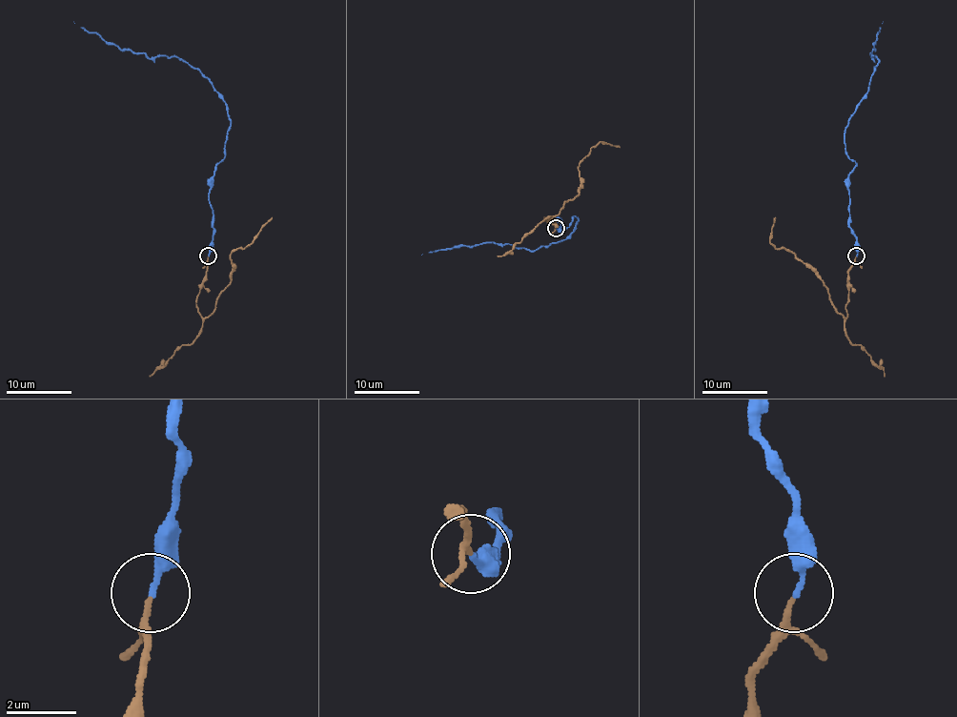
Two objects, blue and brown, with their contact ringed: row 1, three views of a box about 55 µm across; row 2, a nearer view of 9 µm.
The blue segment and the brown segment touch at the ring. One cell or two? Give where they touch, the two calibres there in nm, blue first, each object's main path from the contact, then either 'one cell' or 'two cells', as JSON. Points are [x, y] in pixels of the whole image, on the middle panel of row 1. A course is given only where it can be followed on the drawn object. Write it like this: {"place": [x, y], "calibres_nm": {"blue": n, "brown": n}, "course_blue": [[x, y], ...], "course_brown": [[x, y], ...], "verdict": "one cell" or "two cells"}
{"place": [556, 228], "calibres_nm": {"blue": 170, "brown": 110}, "course_blue": [[557, 228], [557, 221], [566, 228], [576, 216], [561, 241], [532, 251], [479, 243], [421, 255]], "course_brown": [[557, 228], [545, 216], [578, 194], [578, 166], [592, 147], [602, 142], [620, 147]], "verdict": "one cell"}

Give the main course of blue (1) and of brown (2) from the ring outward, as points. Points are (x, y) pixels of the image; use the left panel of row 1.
1: (209, 256), (209, 192), (225, 153), (225, 100), (184, 61), (108, 45), (73, 22)
2: (209, 256), (197, 297), (203, 317), (213, 311), (230, 279), (230, 256), (272, 217)

